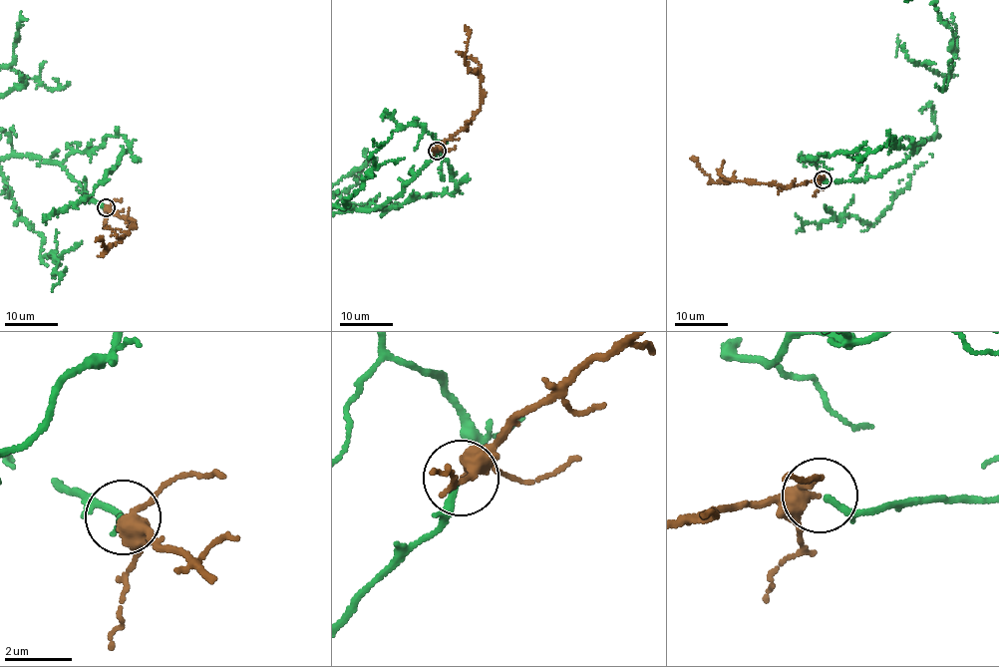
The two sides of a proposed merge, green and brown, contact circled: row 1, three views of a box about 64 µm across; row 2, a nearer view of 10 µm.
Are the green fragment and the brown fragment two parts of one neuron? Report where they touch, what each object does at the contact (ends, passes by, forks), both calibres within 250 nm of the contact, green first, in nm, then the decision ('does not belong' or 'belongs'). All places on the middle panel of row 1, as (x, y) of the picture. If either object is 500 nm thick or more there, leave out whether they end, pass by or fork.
place (437, 151); green passes by; brown forks; calibres 140 and 280 nm; belongs

